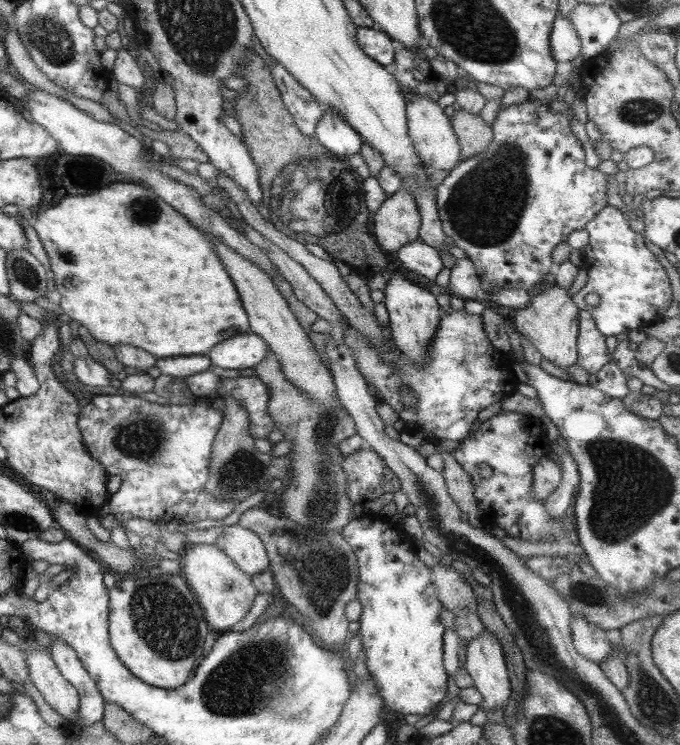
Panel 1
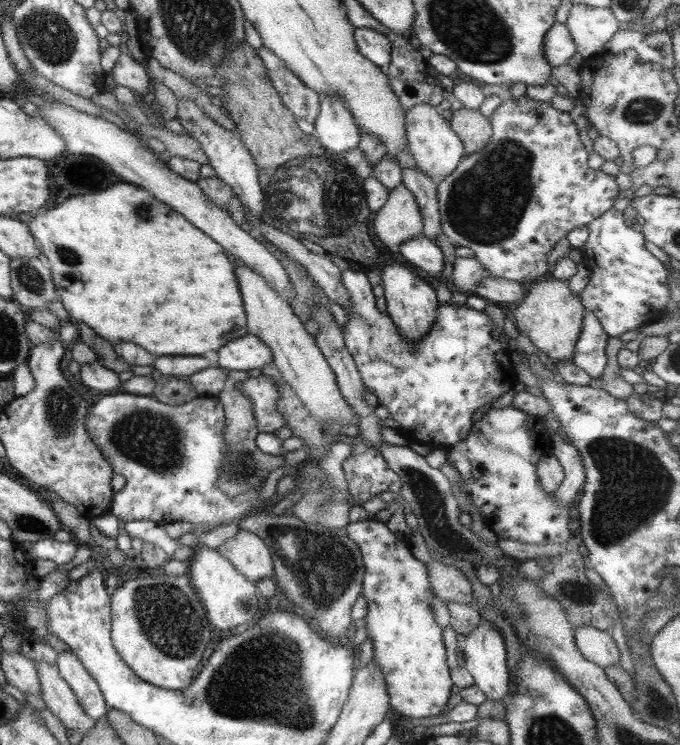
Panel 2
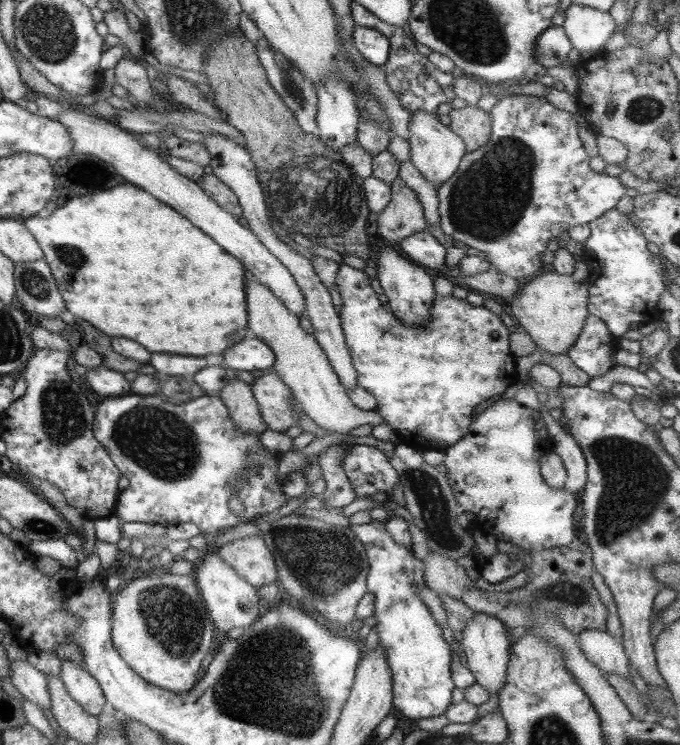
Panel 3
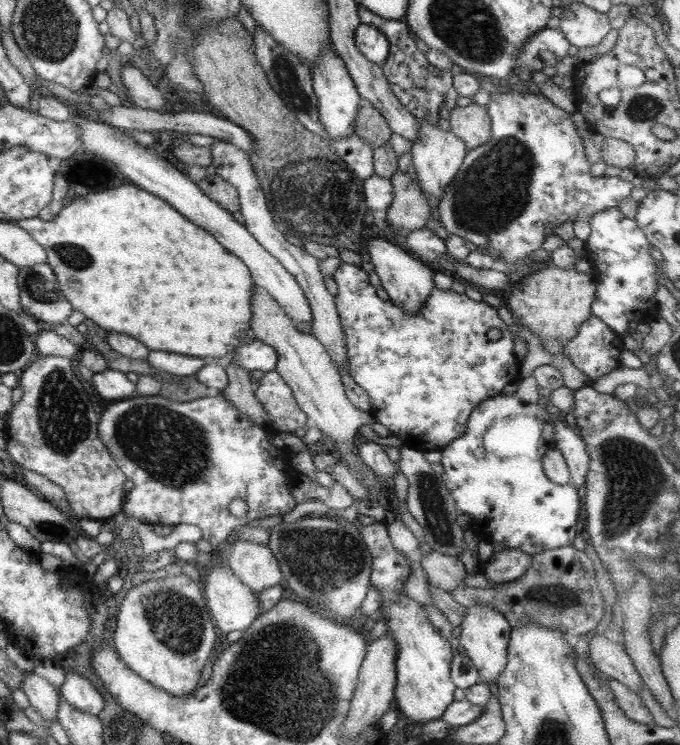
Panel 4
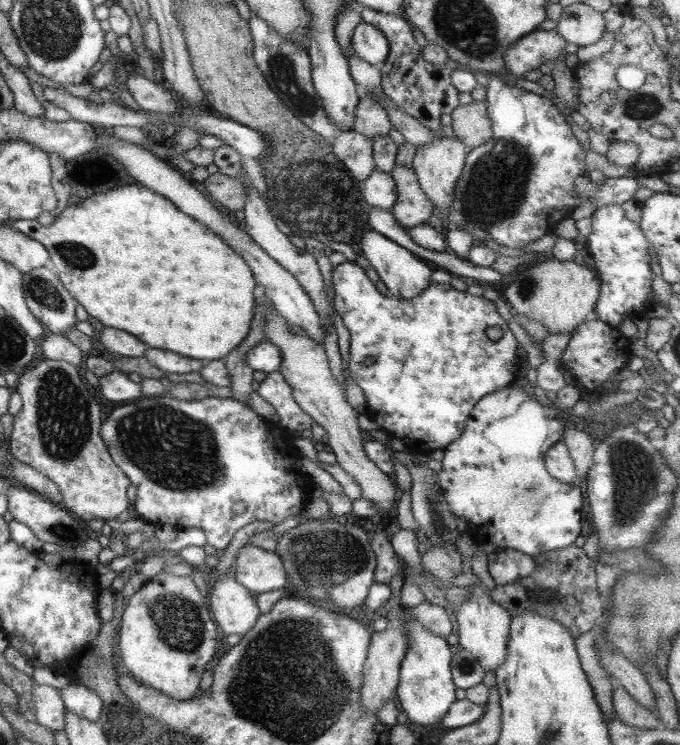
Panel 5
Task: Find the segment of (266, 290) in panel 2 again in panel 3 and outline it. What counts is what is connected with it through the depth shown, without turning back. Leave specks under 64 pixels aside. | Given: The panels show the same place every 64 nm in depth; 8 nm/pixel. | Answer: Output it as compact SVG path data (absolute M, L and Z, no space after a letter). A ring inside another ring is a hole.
M247 280L245 302L247 302L247 328L253 332L252 337L264 342L274 354L271 370L287 386L293 399L301 405L301 410L317 426L326 430L328 434L348 434L349 430L355 427L362 428L367 425L373 427L384 423L381 415L375 410L363 411L350 402L315 338L301 329L299 319L293 316L265 286Z

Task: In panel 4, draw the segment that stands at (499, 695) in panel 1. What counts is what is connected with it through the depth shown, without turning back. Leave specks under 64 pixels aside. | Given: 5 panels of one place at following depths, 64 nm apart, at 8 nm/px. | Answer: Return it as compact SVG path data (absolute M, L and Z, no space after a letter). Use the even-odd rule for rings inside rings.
M472 604L466 607L466 613L460 624L459 650L472 662L479 683L495 683L497 677L504 671L510 630L509 623L505 620L502 612L482 606L482 604Z

